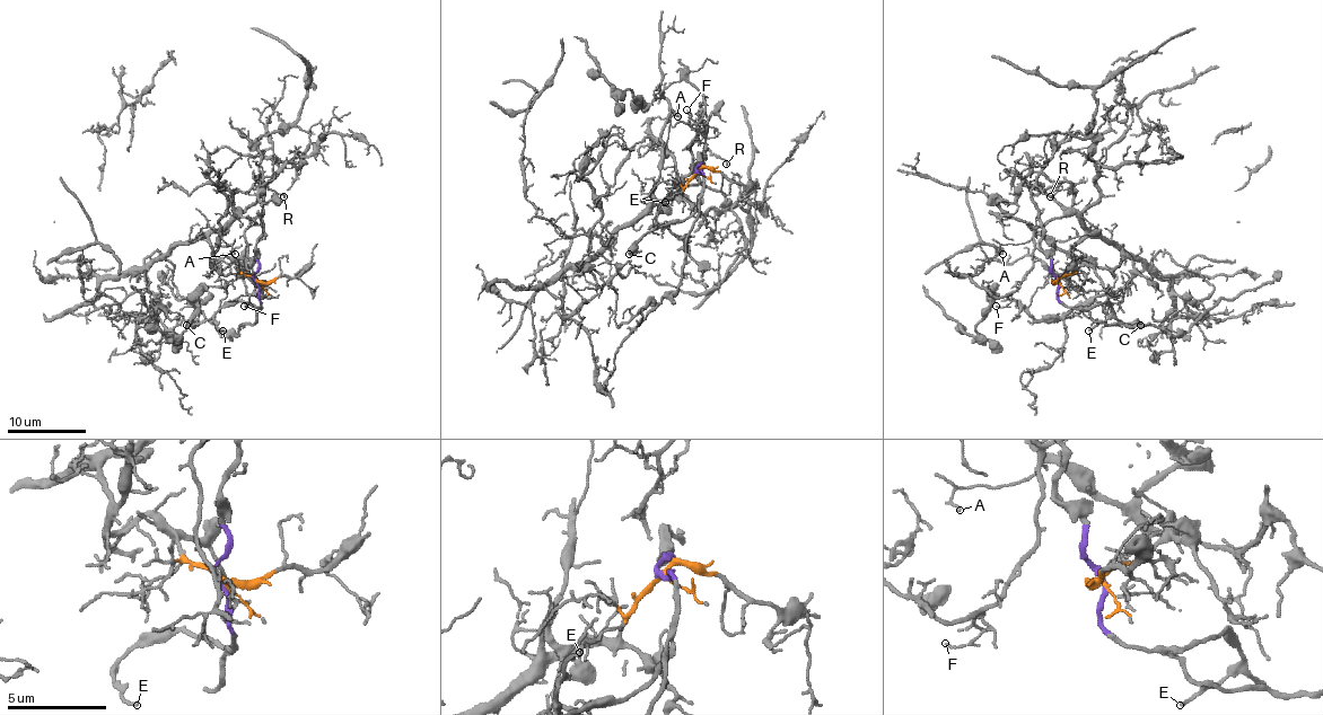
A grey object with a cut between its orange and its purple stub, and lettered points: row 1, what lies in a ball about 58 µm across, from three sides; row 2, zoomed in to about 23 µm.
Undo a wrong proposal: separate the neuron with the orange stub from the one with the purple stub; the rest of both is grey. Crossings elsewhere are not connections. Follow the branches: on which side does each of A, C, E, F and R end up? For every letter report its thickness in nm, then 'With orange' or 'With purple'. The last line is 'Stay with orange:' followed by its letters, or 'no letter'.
A: Thickness 120 nm. With orange
C: Thickness 550 nm. With purple
E: Thickness 160 nm. With purple
F: Thickness 90 nm. With orange
R: Thickness 160 nm. With purple
Stay with orange: A, F

